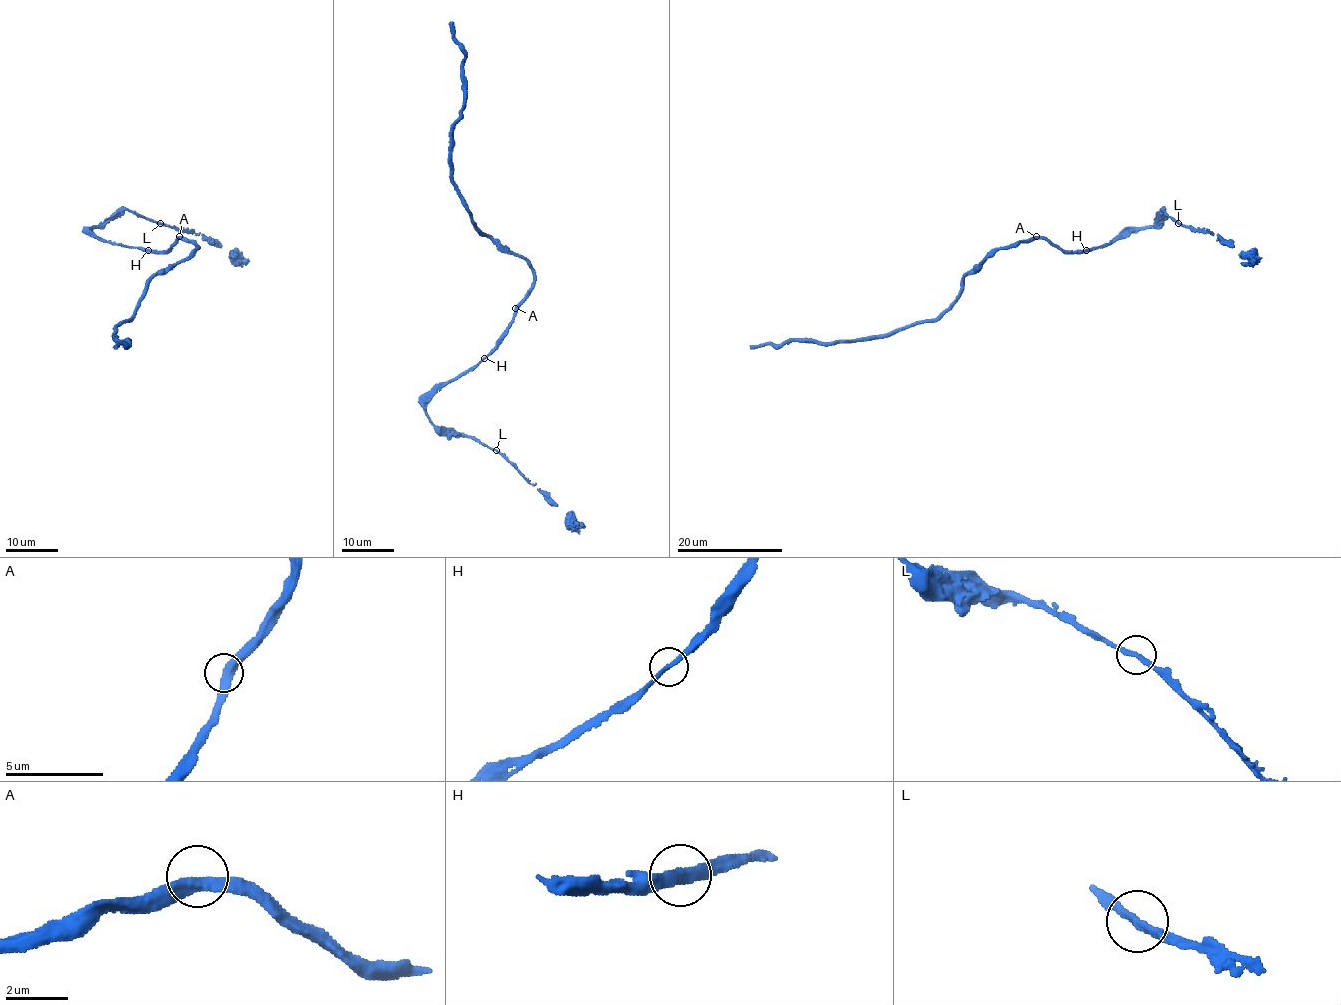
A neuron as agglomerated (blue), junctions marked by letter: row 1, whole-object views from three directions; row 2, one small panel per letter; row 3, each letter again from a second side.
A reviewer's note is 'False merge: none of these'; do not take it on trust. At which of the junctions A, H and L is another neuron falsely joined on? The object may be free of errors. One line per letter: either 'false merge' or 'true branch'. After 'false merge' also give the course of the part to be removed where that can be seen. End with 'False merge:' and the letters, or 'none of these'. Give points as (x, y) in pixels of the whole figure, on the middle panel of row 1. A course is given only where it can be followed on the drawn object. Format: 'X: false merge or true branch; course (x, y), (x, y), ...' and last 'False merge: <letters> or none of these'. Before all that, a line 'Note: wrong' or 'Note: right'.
Note: right
A: true branch
H: true branch
L: true branch
False merge: none of these

